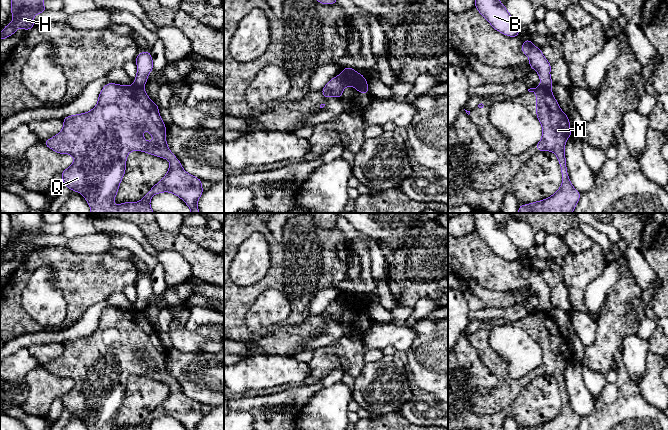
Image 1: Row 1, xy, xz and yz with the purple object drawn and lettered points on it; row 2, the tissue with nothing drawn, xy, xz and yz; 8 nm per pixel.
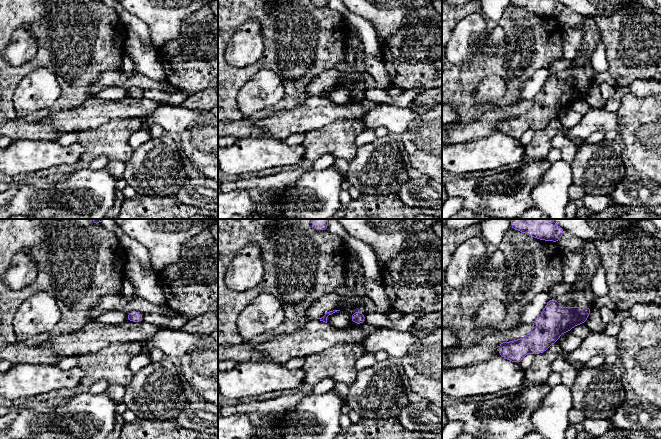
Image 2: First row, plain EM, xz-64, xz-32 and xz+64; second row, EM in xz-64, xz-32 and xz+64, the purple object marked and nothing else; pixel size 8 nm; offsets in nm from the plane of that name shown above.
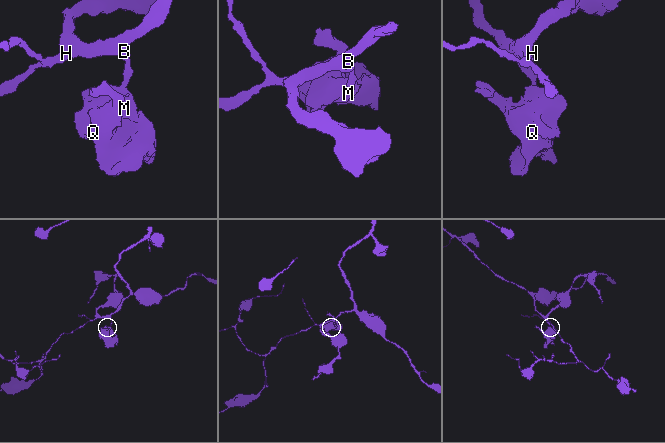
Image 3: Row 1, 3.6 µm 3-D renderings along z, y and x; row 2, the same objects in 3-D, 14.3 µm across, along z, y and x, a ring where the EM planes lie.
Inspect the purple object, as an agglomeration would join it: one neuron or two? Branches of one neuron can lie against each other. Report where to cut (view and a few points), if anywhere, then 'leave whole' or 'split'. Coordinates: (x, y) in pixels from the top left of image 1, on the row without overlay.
cut xz (366, 306), (360, 310), (358, 315); split

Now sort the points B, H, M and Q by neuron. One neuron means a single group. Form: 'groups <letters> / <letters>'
groups B H / M Q

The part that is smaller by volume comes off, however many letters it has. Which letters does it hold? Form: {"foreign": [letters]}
{"foreign": ["M", "Q"]}

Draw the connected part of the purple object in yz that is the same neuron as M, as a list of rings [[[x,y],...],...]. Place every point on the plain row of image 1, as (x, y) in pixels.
[[[540,310],[528,315],[536,317],[536,339],[542,349],[542,363],[536,368],[536,373],[556,378],[561,391],[562,409],[544,424],[519,430],[576,430],[581,417],[570,406],[564,374],[567,363],[572,360],[568,339],[562,336],[551,314]]]

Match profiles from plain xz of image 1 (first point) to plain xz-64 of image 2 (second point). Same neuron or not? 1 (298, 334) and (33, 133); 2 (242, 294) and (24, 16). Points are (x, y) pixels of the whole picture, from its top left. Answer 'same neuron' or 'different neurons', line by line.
1: different neurons
2: same neuron

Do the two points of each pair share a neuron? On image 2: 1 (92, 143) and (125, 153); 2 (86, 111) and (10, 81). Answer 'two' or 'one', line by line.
1: one
2: two

